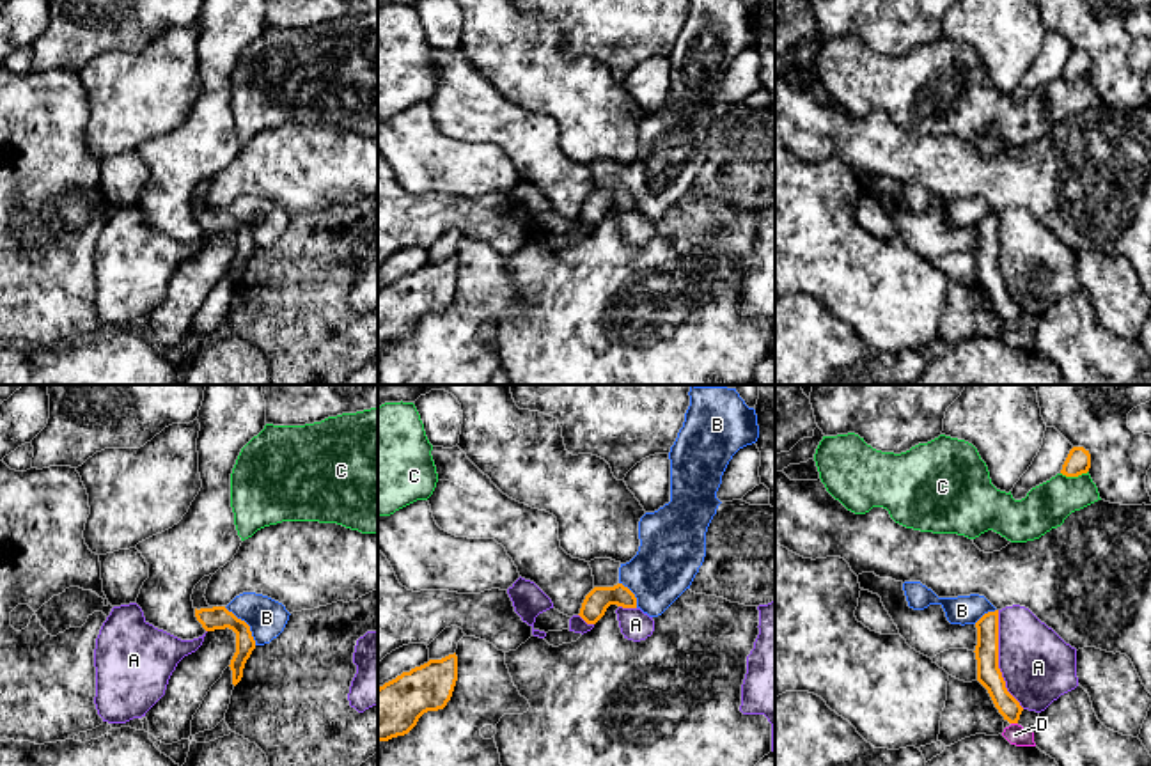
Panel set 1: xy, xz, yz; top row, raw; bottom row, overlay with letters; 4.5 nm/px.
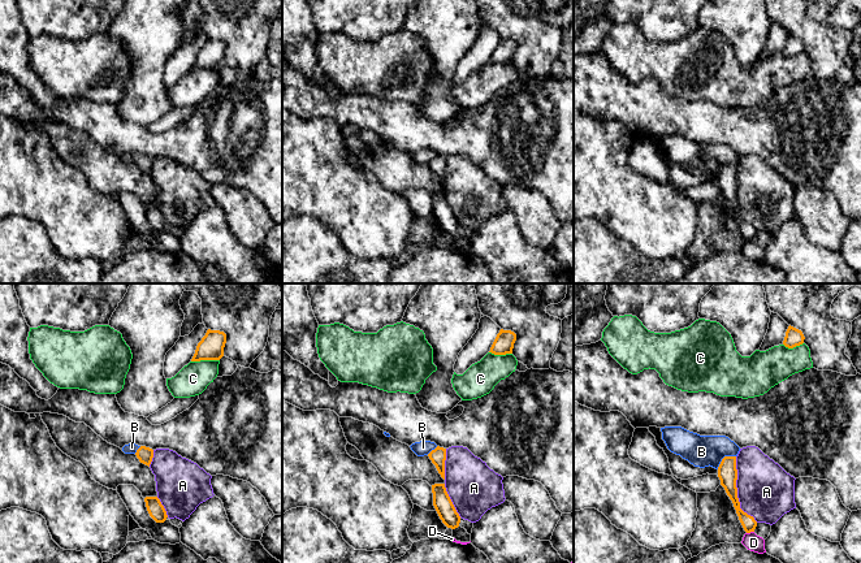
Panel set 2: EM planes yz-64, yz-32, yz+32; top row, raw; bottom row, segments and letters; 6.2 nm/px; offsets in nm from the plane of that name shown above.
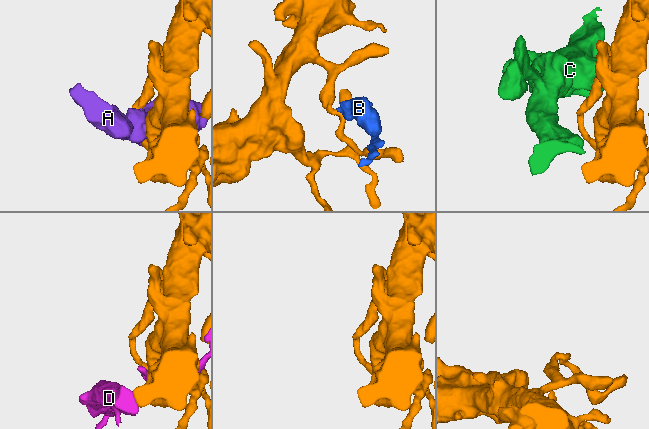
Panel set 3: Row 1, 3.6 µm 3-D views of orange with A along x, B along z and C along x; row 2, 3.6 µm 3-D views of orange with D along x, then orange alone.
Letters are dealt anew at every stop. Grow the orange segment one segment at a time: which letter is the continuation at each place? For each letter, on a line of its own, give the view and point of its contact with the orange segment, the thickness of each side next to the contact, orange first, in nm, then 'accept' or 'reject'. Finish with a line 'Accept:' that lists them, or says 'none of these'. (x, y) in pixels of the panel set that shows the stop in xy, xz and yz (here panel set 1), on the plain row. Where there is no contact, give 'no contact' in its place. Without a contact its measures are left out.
A: yz (997, 263) | 110/320 nm | reject
B: xy (245, 226) | 110/180 nm | reject
C: yz (1073, 78) | 110/200 nm | reject
D: yz (1015, 325) | 110/90 nm | reject
Accept: none of these

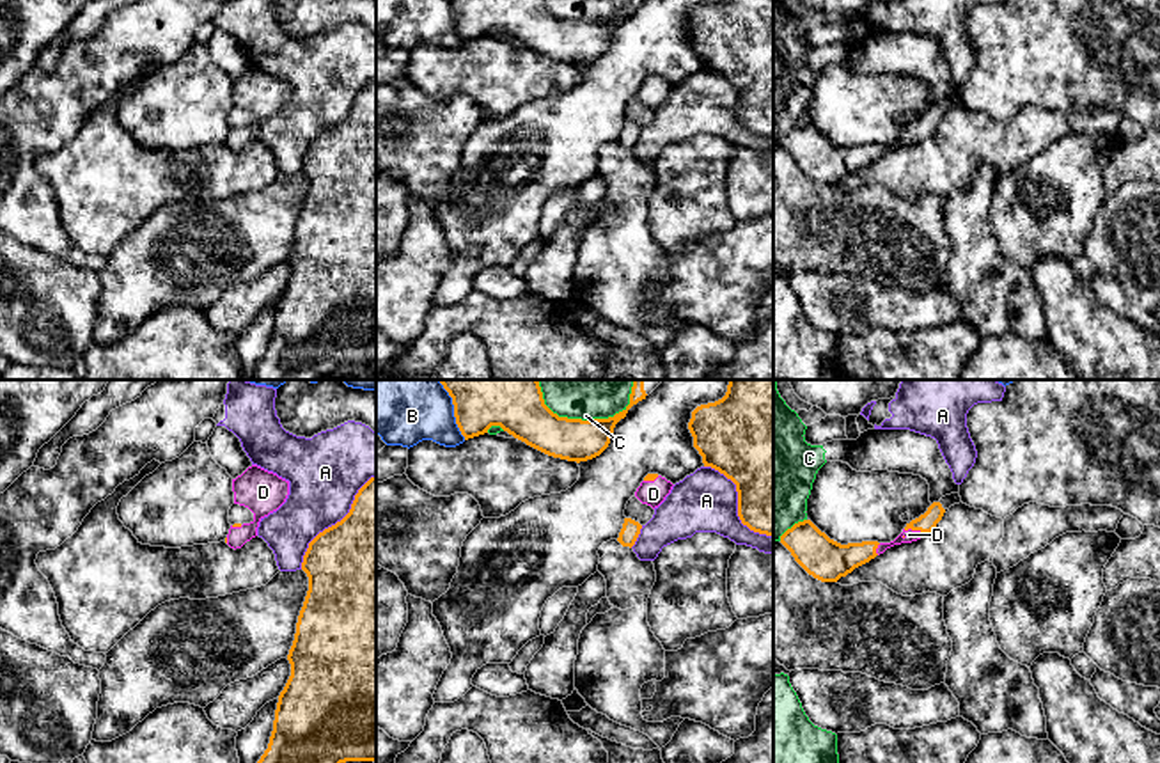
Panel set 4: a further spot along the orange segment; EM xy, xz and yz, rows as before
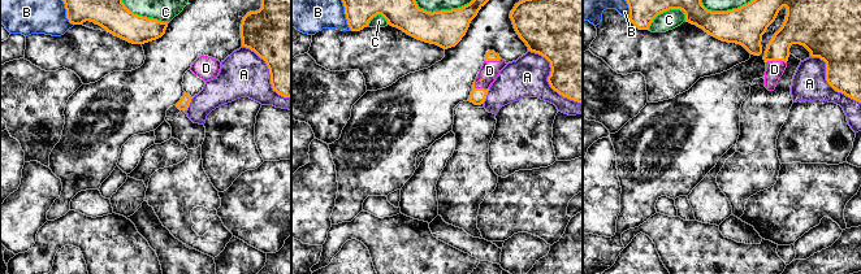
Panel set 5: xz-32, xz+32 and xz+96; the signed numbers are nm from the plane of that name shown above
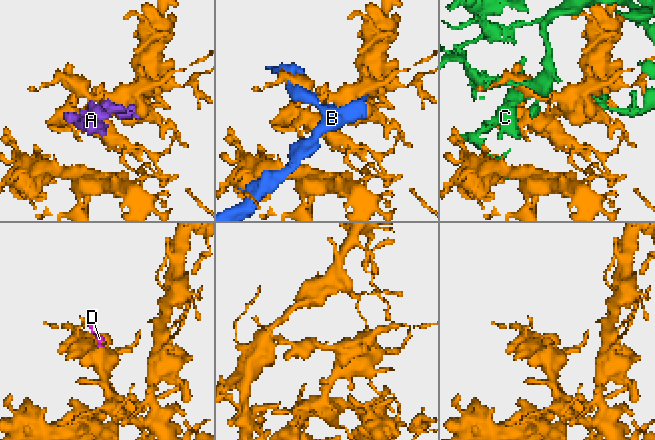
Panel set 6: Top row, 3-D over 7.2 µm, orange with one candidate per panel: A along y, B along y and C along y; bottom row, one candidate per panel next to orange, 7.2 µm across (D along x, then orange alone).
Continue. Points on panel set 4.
A: xy (336, 126) | 500/340 nm | reject
B: xz (456, 22) | 180/220 nm | reject
C: xz (586, 23) | 200/110 nm | reject
D: yz (914, 132) | 90/50 nm | accept
Accept: D

